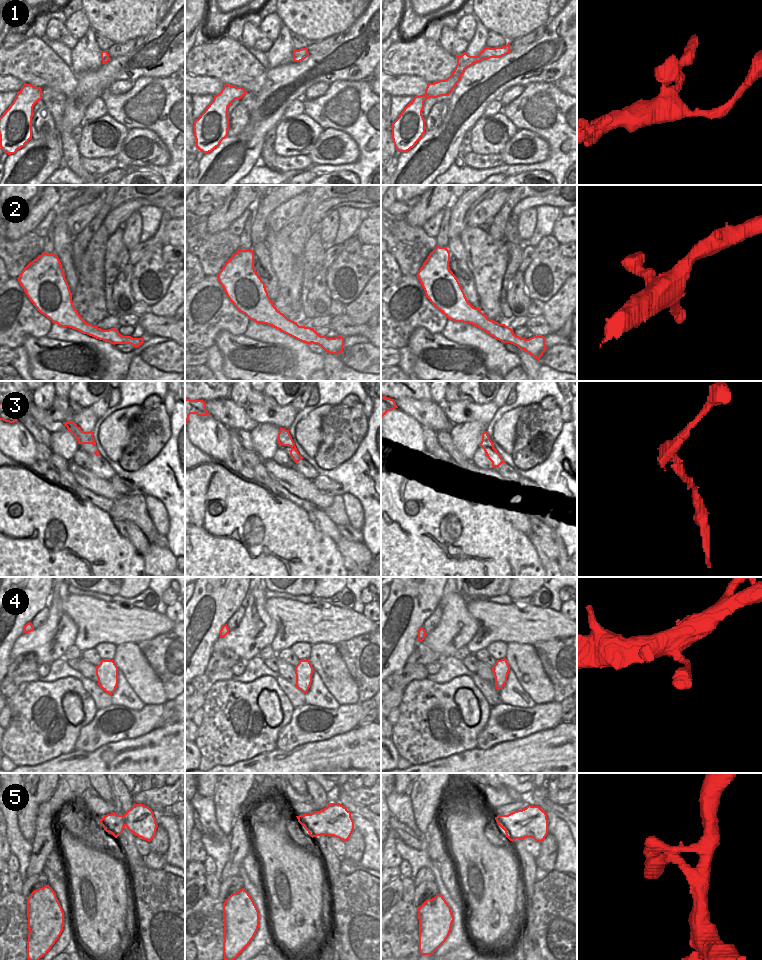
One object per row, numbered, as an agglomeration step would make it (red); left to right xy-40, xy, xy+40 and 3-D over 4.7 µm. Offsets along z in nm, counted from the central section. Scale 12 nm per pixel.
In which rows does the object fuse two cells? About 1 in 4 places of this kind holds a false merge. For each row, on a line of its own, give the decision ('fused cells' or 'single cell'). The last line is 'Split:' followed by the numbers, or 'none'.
1: single cell
2: single cell
3: single cell
4: single cell
5: single cell
Split: none

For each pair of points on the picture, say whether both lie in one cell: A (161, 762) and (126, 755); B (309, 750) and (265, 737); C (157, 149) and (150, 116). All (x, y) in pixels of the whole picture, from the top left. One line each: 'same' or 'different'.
A: same
B: different
C: different

